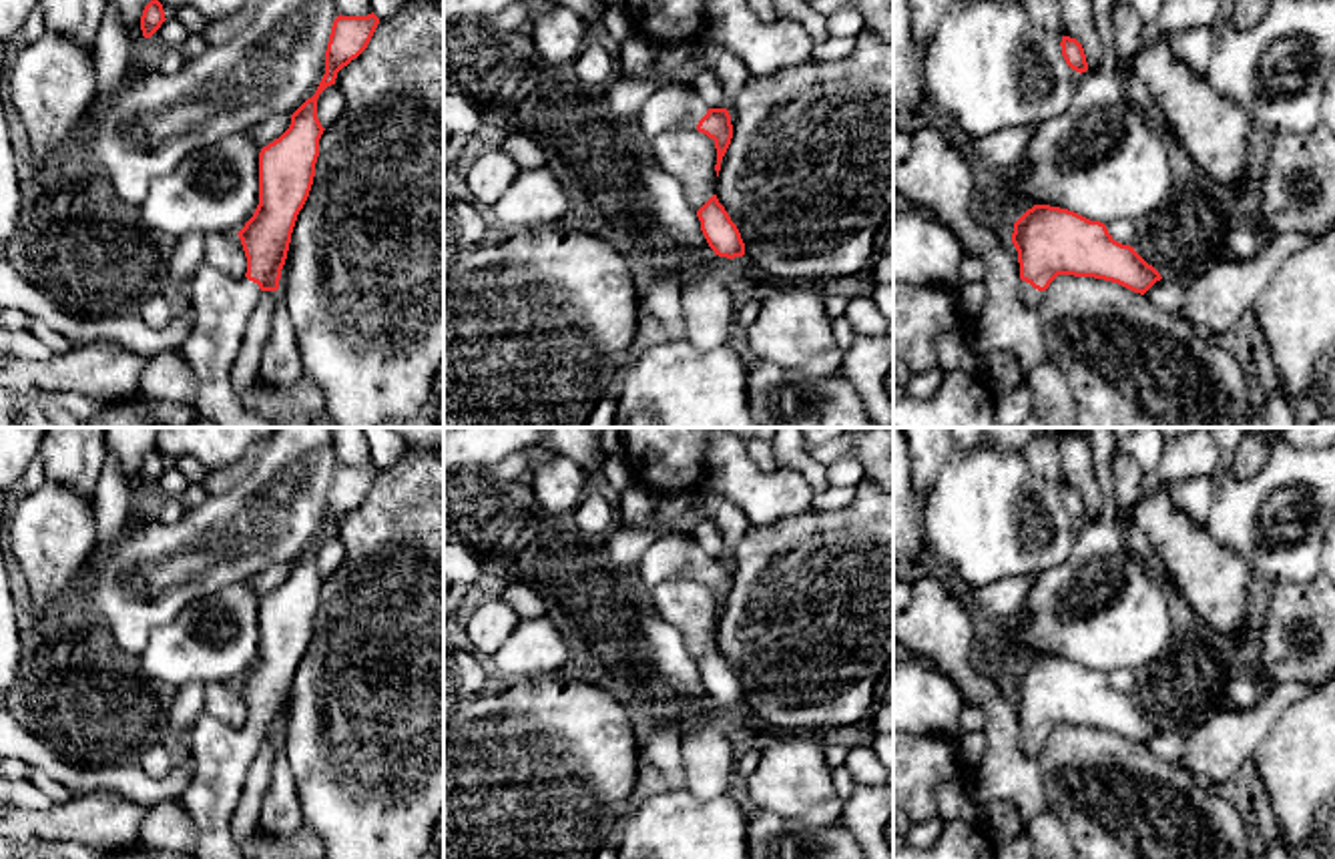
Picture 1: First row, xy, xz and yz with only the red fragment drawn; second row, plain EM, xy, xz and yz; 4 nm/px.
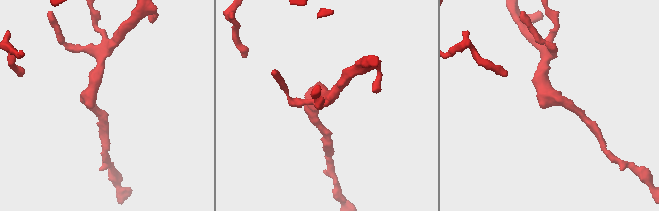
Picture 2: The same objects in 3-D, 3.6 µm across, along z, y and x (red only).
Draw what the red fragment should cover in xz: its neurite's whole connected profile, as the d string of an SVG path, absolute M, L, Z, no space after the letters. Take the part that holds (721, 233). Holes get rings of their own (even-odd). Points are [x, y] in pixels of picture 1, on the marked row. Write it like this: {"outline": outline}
{"outline": "M713 195L699 211L701 231L709 247L719 257L735 259L745 255L745 243L737 225L731 221L725 207Z"}

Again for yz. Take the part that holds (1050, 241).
{"outline": "M1060 207L1028 209L1014 223L1012 243L1020 263L1020 299L1038 311L1058 275L1104 279L1140 295L1162 279L1134 247L1114 241L1104 223Z"}

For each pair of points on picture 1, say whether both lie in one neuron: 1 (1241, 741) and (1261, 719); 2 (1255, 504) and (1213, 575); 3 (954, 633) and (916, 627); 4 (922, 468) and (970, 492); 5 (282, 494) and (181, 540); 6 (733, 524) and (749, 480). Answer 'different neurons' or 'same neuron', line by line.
1: same neuron
2: different neurons
3: same neuron
4: different neurons
5: same neuron
6: different neurons

